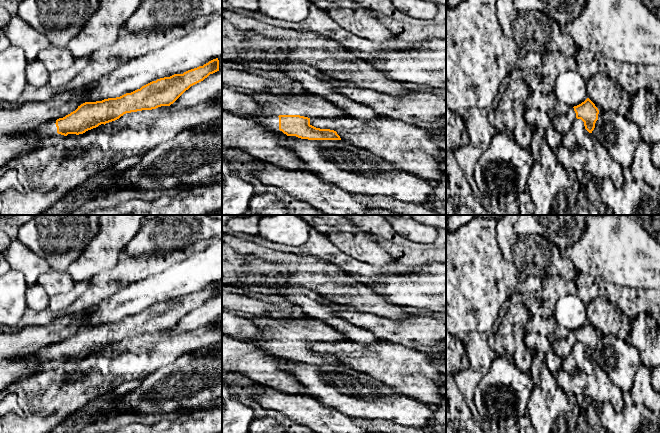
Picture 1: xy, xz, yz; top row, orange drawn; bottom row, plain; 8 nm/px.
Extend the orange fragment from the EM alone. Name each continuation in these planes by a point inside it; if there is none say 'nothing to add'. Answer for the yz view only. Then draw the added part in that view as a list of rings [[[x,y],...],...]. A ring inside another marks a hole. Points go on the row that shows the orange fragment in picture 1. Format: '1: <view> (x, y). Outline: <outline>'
1: yz (562, 123). Outline: [[[568,107],[567,110],[559,116],[556,116],[552,119],[552,123],[555,129],[560,132],[562,135],[566,134],[572,124],[577,120],[576,113],[573,107]]]

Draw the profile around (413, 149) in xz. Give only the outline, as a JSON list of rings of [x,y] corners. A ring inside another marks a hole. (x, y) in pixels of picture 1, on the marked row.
[[[387,117],[315,118],[310,119],[310,125],[336,131],[342,141],[370,151],[400,171],[434,181],[446,175],[446,163],[441,160],[446,157],[446,150],[438,146],[430,129]]]

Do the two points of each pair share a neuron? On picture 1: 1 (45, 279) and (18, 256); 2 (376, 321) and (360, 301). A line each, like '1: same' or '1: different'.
1: different
2: different

